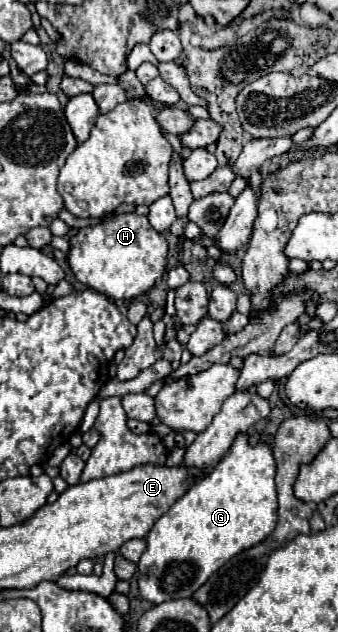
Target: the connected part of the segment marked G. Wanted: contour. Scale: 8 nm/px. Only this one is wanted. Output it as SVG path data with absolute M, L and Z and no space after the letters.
M239 434L231 450L221 458L221 462L205 478L195 482L193 488L189 488L189 492L181 496L169 508L169 512L165 512L149 530L145 538L147 550L137 562L137 572L139 572L137 582L143 600L151 604L161 604L165 600L189 598L227 560L265 540L277 524L277 492L273 478L275 478L275 460L271 448L267 444L249 446L247 434Z

